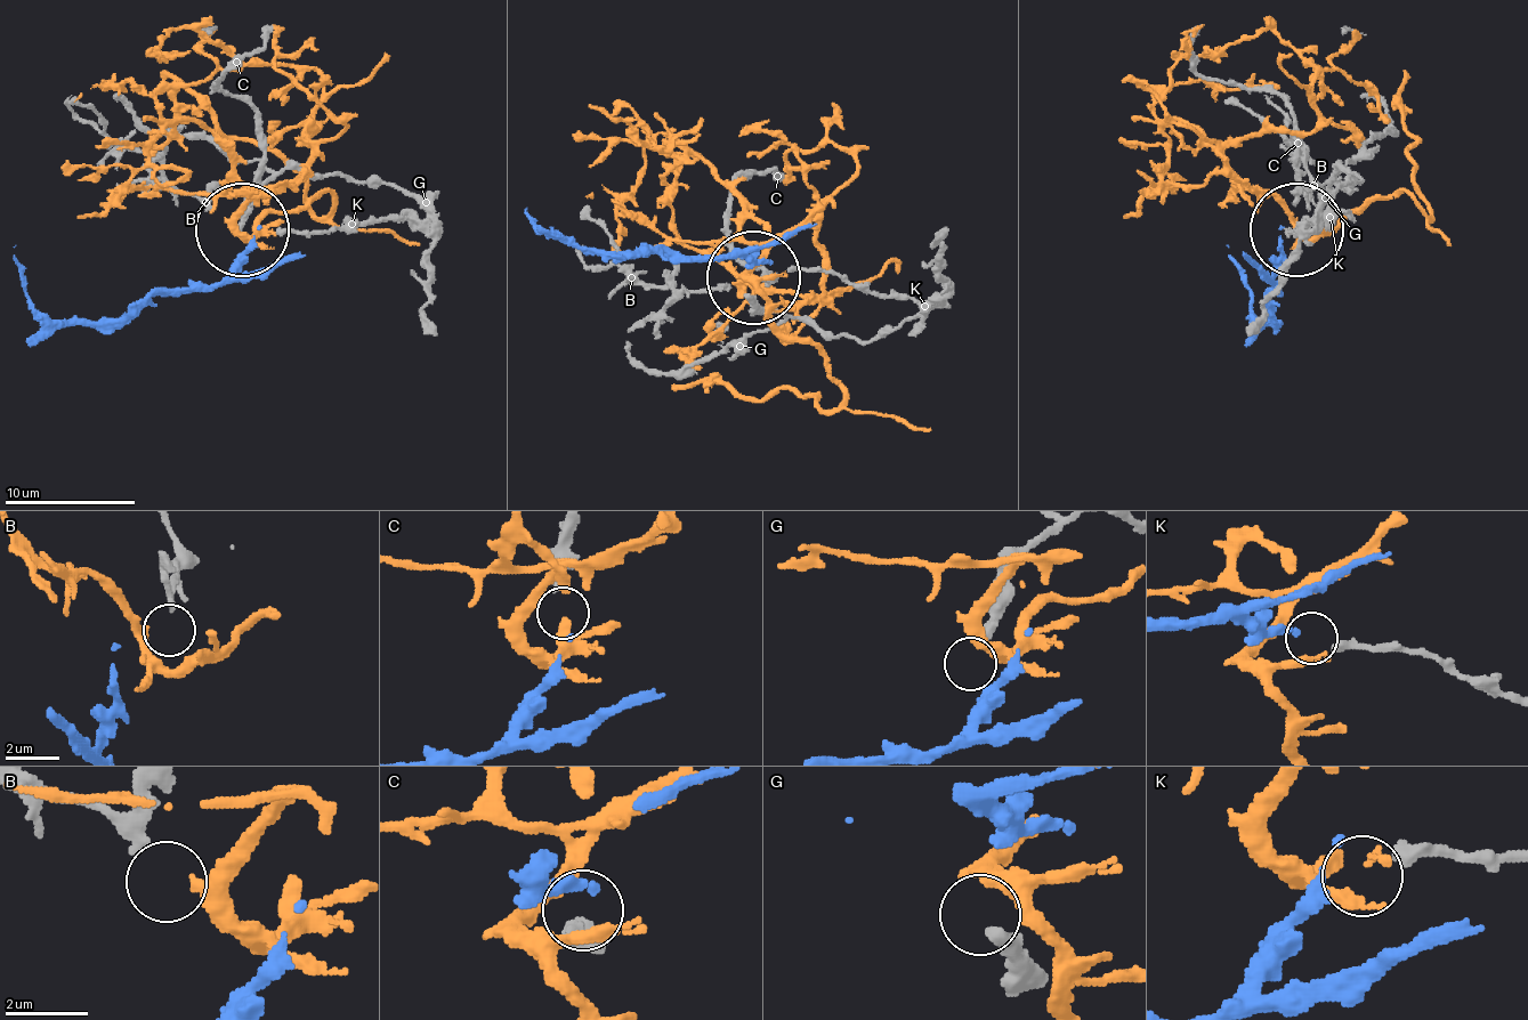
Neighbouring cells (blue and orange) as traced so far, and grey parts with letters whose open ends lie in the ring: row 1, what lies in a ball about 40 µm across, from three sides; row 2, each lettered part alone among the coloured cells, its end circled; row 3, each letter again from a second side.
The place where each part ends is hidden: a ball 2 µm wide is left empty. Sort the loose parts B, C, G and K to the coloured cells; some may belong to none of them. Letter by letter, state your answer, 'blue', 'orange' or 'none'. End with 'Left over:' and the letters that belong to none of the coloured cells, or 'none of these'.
B: orange
C: blue
G: none
K: none
Left over: G, K

